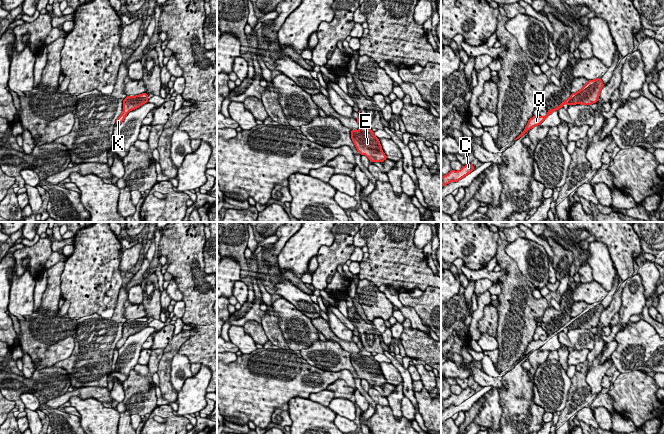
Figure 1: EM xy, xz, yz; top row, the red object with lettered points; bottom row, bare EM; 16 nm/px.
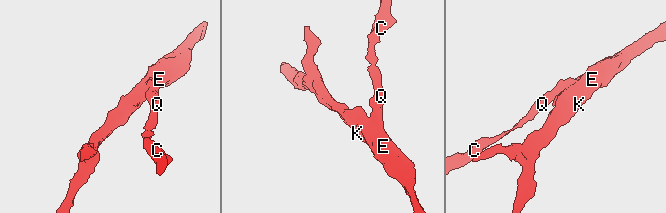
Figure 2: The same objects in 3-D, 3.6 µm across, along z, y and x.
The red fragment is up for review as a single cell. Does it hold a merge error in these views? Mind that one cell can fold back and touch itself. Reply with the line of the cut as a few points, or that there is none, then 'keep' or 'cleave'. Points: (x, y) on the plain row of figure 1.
cut in yz along (575, 317), (566, 326); cleave

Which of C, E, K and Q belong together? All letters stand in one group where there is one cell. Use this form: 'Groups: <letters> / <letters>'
Groups: C Q / E K

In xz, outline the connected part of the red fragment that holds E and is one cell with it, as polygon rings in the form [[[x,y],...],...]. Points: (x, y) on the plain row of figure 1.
[[[362,353],[350,355],[351,363],[357,375],[361,379],[367,380],[370,386],[383,386],[387,383],[379,363],[374,359],[371,353],[369,355]]]

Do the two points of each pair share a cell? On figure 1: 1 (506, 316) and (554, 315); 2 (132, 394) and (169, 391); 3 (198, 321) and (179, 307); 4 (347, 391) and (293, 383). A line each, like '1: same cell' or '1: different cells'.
1: different cells
2: different cells
3: different cells
4: different cells

